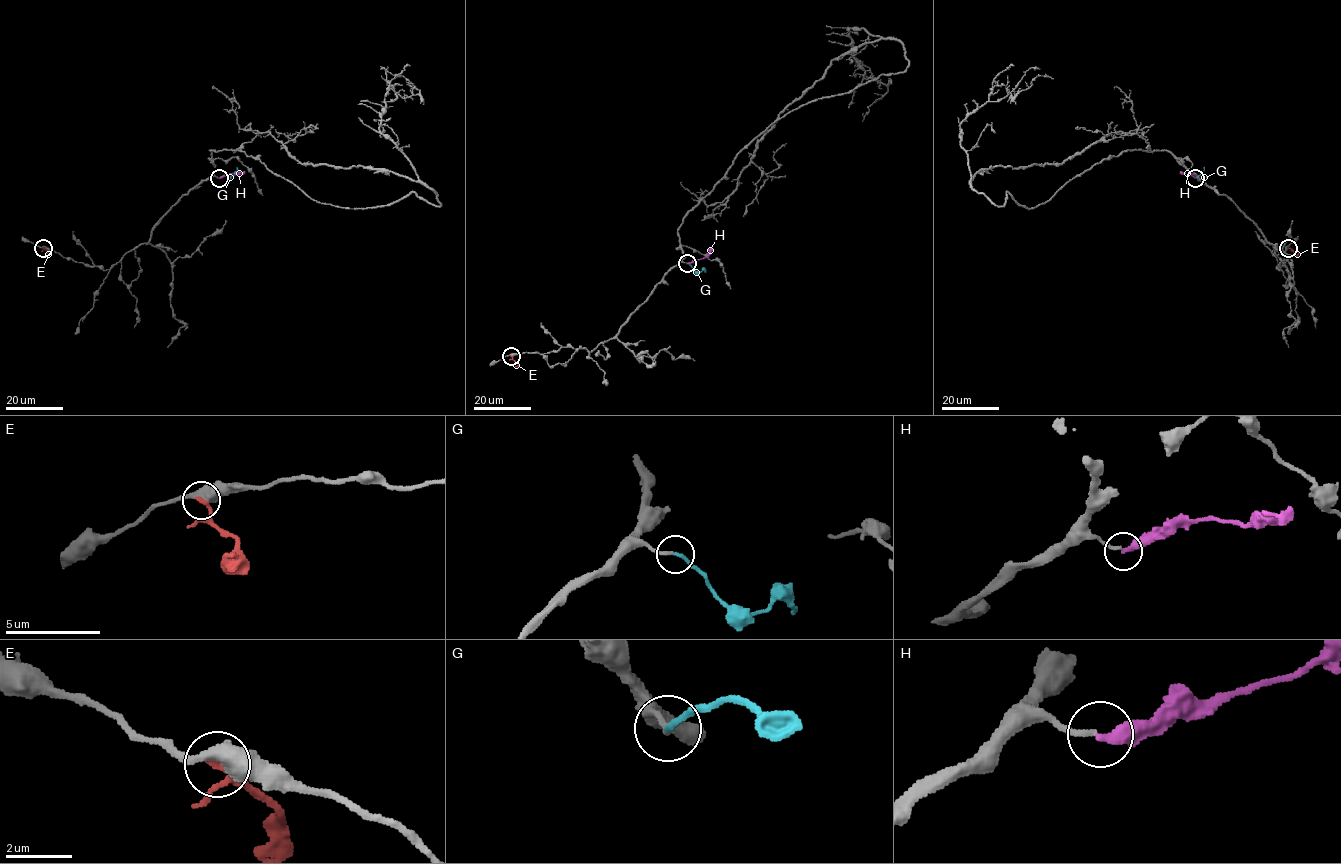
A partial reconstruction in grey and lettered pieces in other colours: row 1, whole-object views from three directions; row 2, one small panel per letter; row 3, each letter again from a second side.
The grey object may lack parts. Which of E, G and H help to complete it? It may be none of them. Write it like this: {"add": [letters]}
{"add": ["G"]}

